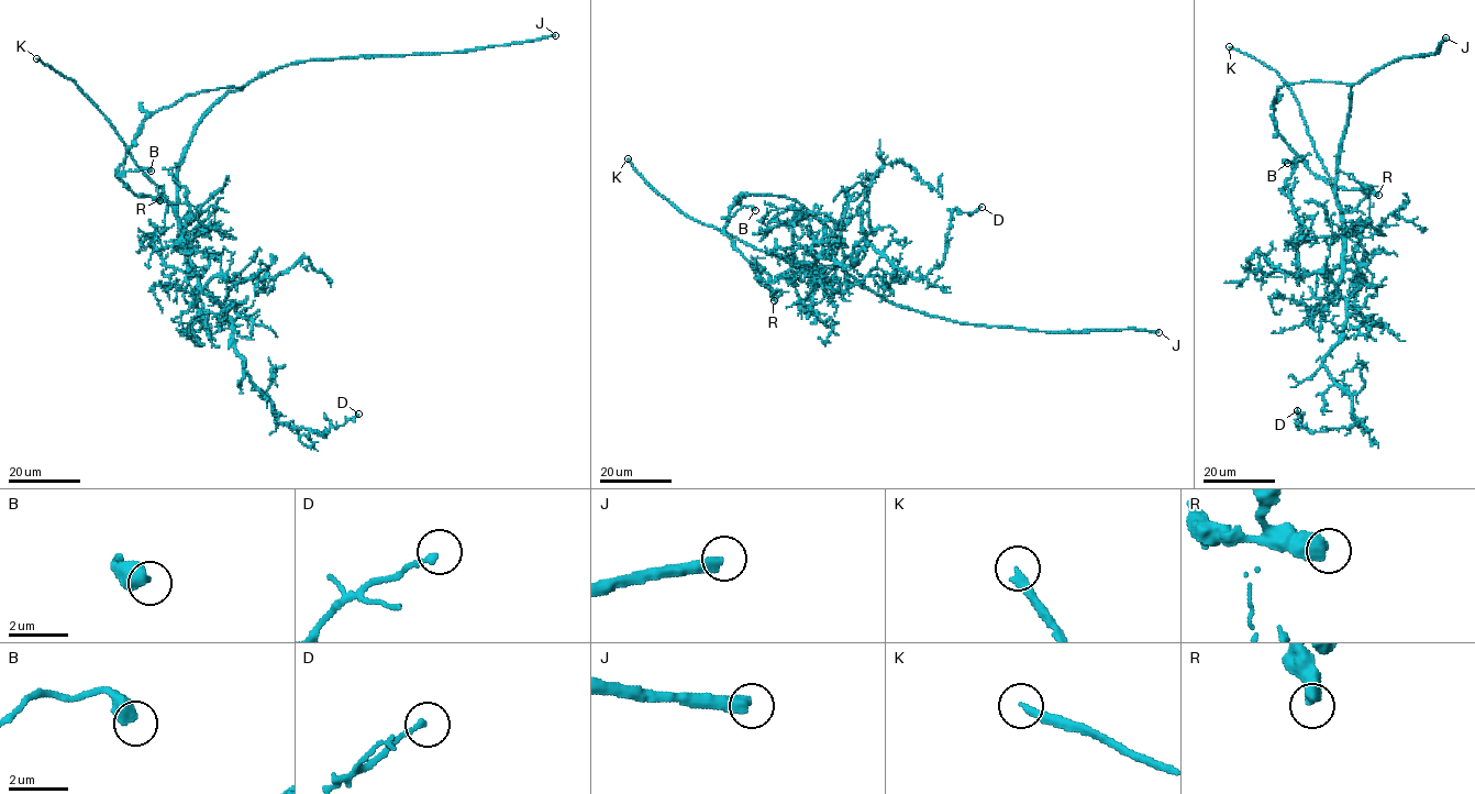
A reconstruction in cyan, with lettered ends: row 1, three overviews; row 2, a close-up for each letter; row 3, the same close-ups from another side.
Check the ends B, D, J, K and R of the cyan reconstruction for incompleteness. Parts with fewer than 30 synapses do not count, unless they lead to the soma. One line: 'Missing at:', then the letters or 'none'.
Missing at: J, K

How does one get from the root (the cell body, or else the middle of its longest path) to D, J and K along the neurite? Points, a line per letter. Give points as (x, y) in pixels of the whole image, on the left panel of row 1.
D: (180, 164), (177, 214), (197, 286), (223, 309), (244, 371), (272, 404), (275, 420), (323, 436), (358, 414)
J: (180, 164), (183, 150), (195, 127), (213, 106), (230, 91), (287, 65), (357, 56), (466, 52), (555, 35)
K: (180, 164), (174, 208), (136, 164), (106, 117), (71, 79), (36, 58)

